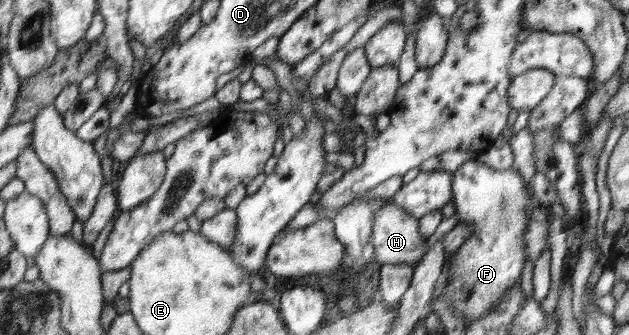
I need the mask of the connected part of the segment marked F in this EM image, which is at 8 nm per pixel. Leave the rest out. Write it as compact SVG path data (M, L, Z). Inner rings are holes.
M478 159L463 163L453 172L452 202L458 223L472 223L475 229L456 250L446 288L455 290L455 308L460 310L460 313L467 314L469 318L481 319L484 315L491 313L500 300L504 299L504 296L515 287L515 283L519 283L528 252L524 242L524 233L532 210L538 206L533 198L532 182L533 180L530 182L523 180L515 168L496 170L492 166L481 163Z

